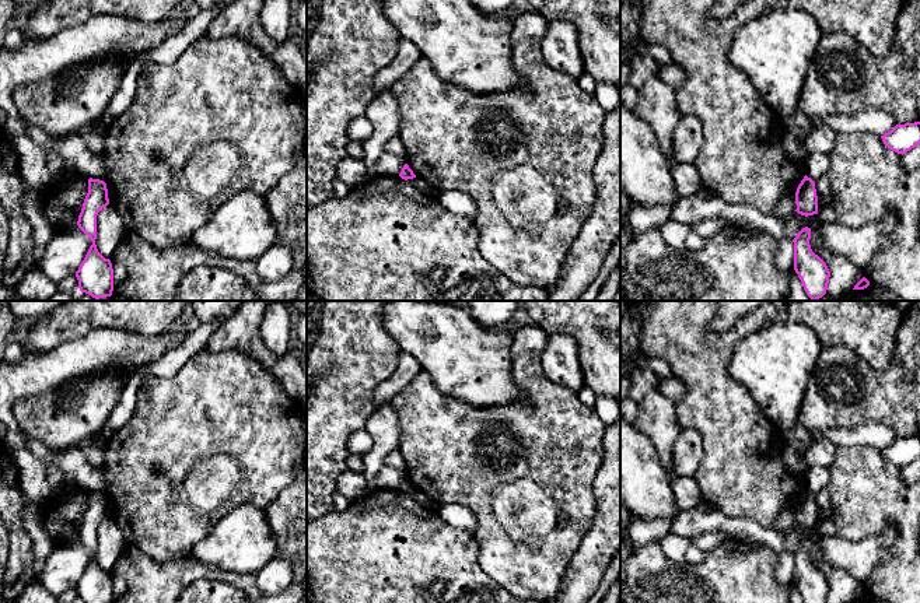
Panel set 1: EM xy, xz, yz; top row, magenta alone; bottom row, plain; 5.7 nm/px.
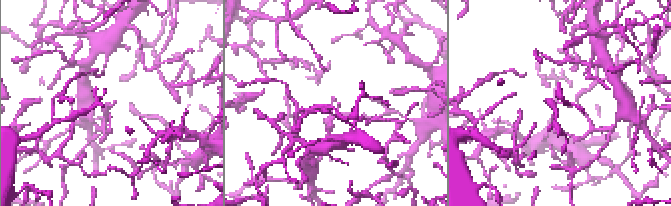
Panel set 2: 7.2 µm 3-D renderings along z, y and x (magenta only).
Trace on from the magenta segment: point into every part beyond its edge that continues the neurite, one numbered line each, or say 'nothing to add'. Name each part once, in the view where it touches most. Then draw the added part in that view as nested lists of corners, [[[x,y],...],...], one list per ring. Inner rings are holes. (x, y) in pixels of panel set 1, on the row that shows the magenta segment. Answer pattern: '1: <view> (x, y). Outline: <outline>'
nothing to add

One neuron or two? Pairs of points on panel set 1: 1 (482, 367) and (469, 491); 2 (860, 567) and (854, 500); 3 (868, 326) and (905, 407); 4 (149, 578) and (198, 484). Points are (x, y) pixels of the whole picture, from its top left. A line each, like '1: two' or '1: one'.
1: two
2: two
3: two
4: two

